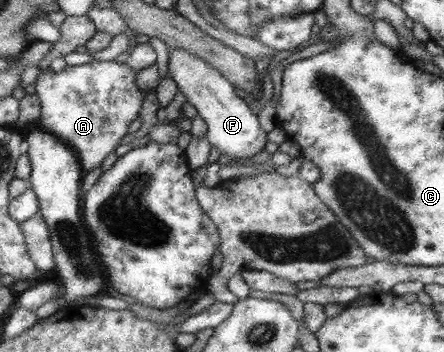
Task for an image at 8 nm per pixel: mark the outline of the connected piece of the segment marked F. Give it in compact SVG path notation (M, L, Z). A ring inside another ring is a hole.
M168 47L166 74L174 80L186 102L196 109L197 115L206 123L206 134L203 137L212 148L237 160L249 159L263 150L267 132L260 129L257 116L250 111L248 101L234 93L234 84L216 68L192 52Z

